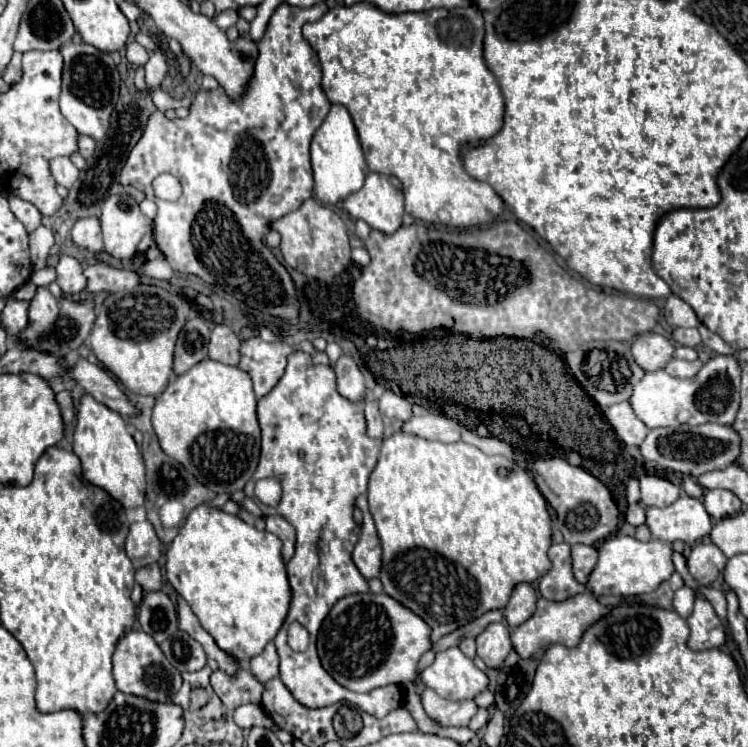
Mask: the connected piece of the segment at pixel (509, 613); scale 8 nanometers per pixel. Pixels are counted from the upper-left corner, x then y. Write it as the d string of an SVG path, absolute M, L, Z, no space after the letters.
M529 582L517 584L503 610L503 614L509 622L509 628L515 628L515 626L523 624L527 618L531 618L531 614L535 612L535 602L537 602L537 594L535 594L533 586Z

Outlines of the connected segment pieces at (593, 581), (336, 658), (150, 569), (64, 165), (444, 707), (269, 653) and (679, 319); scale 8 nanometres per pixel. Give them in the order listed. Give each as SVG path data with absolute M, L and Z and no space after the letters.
M613 536L599 548L599 560L587 580L587 592L599 596L633 596L653 592L663 580L673 574L671 546L661 540L639 542L633 536Z
M351 594L349 598L341 598L327 618L321 624L319 636L317 636L317 652L321 658L323 668L345 688L353 692L369 692L379 686L387 684L401 684L401 682L413 682L417 678L417 664L423 652L431 648L429 642L431 628L415 616L411 610L395 602L387 594Z
M147 564L135 572L135 580L143 586L143 590L159 590L161 588L161 570L159 564Z
M65 156L51 160L51 172L53 172L55 182L65 186L65 188L71 188L75 184L75 180L79 178L77 166L69 158L65 158Z
M431 688L423 690L421 700L423 700L425 712L443 726L467 726L477 712L477 704L473 700L451 702L435 694L435 690Z
M269 642L265 650L249 660L249 668L261 682L267 682L279 674L279 656L275 650L275 644Z
M675 294L667 298L663 314L665 314L667 324L673 326L673 328L699 326L699 320L697 320L697 314L693 312L693 308L685 300L681 300L679 296L675 296Z

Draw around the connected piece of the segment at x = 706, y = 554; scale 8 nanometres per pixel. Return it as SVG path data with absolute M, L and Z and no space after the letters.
M699 542L693 546L689 558L687 558L687 568L691 576L697 580L701 586L711 586L717 576L721 574L725 566L725 556L721 558L721 550L711 544L711 542Z

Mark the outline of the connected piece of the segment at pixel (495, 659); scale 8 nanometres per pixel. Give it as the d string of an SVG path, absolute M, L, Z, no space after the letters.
M501 622L487 626L477 636L477 656L489 666L489 668L499 668L507 654L511 652L511 640L509 640L509 628L503 626Z

